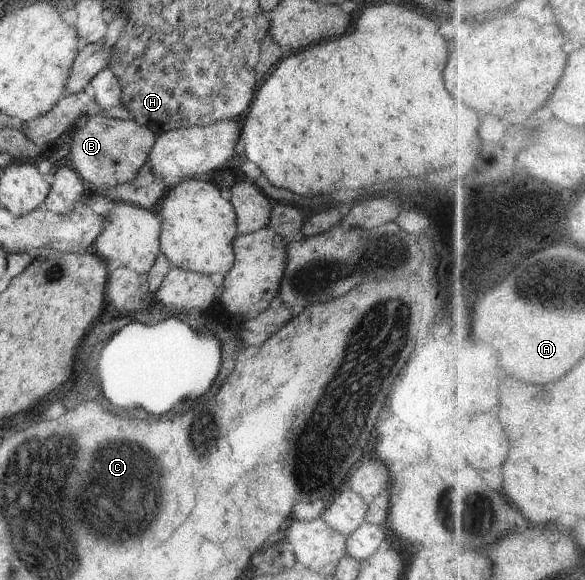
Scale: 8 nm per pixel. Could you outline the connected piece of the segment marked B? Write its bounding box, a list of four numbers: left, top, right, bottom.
[70,115,156,191]

